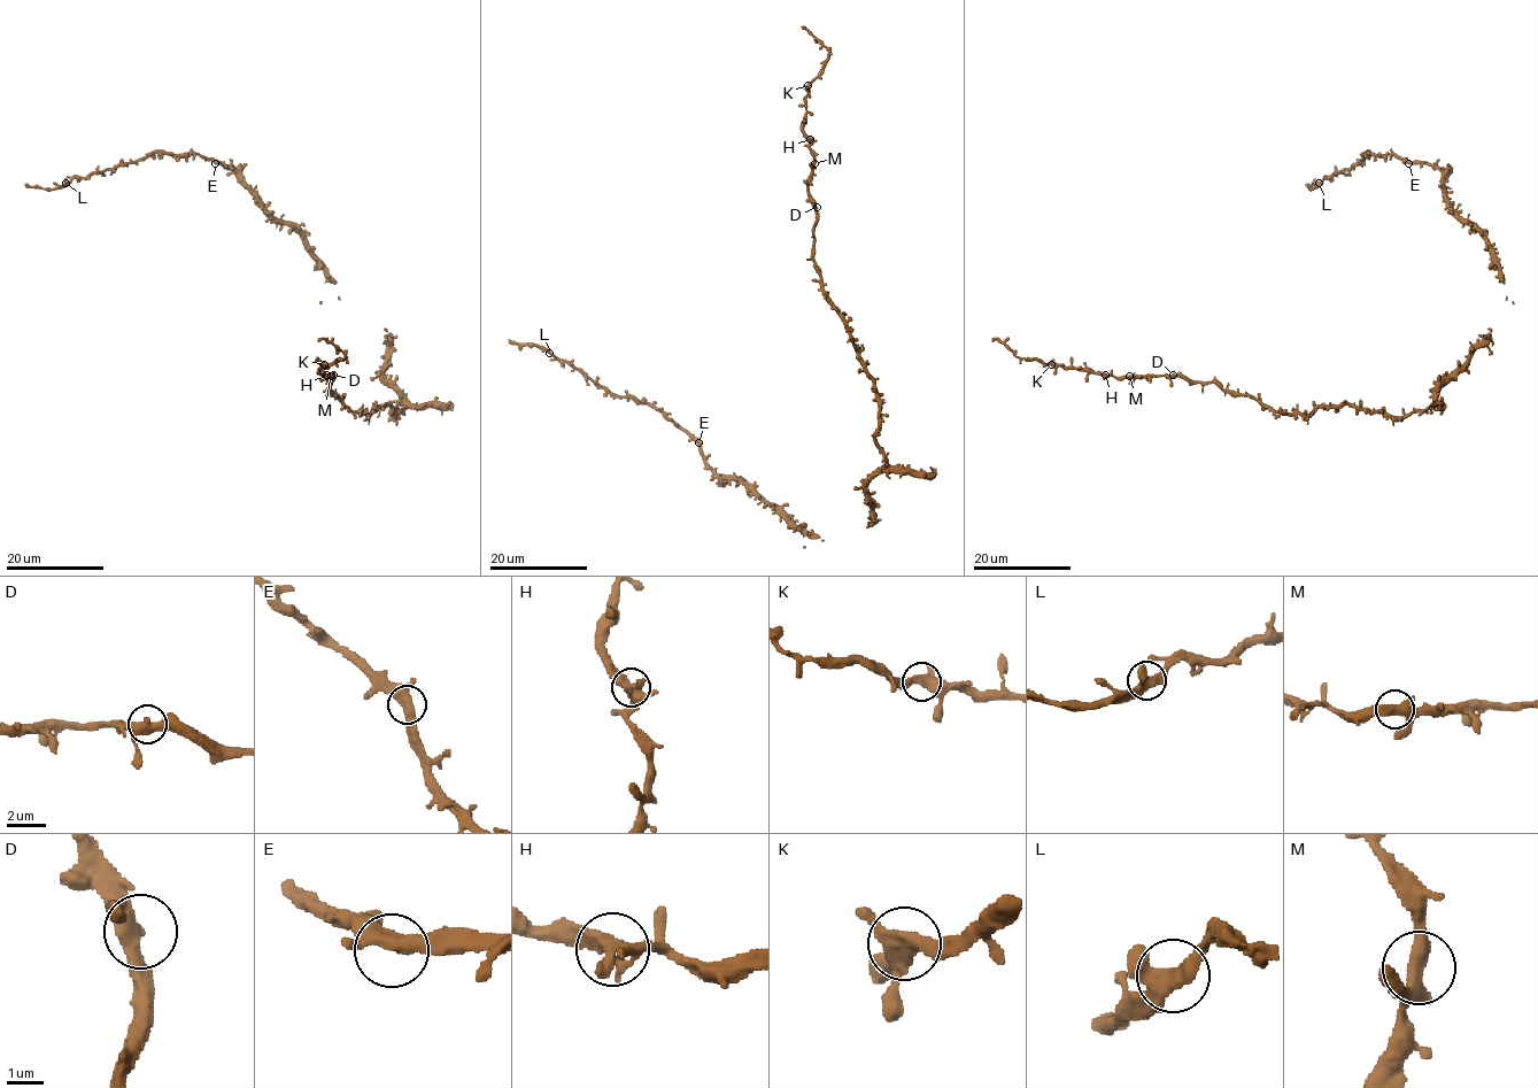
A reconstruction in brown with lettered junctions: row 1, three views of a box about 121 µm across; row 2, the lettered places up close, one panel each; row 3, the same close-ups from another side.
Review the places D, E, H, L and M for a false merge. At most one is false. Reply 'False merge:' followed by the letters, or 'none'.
False merge: none

